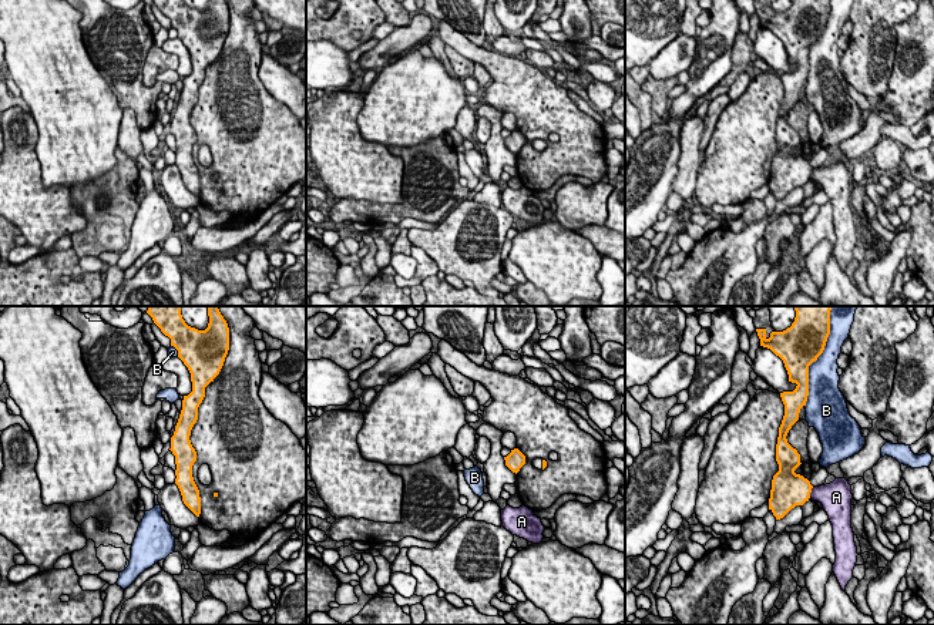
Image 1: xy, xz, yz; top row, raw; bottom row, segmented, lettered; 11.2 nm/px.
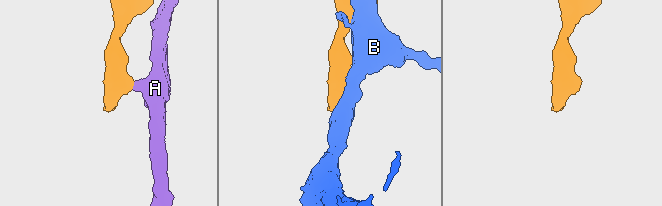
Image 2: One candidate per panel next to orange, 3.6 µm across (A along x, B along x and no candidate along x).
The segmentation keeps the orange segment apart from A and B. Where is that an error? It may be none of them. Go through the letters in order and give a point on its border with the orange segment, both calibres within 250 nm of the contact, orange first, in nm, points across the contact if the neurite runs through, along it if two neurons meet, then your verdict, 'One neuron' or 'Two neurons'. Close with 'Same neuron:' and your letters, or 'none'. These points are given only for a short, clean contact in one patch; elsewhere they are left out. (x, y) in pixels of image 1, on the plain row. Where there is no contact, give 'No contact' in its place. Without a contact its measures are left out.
A: Touches orange at yz (810, 172). Thickness 380 nm (orange) against 300 nm. Boundary: yz (813, 168), (809, 178). Two neurons
B: Touches orange at yz (812, 43). Thickness 480 nm (orange) against 360 nm. Two neurons
Same neuron: none

